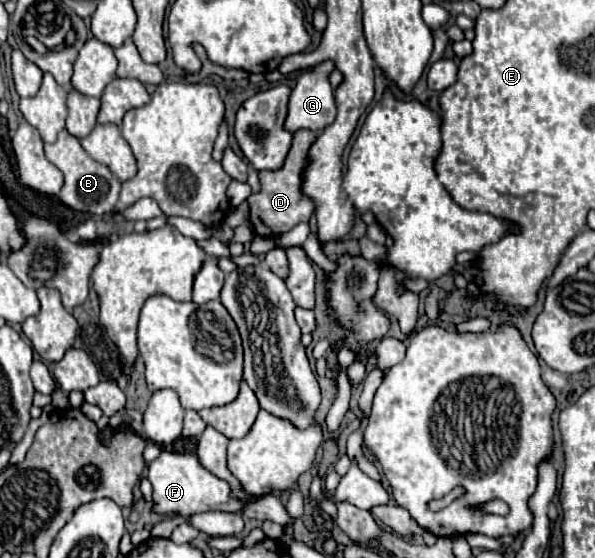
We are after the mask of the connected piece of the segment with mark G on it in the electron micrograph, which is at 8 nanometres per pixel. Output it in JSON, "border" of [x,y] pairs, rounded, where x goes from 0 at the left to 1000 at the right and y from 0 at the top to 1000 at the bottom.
{"border":[[[560,111],[533,115],[526,129],[506,133],[496,143],[486,190],[482,190],[482,211],[479,211],[479,233],[499,237],[499,233],[523,233],[539,237],[563,215],[563,179],[560,179],[560,158],[550,143],[550,133],[556,129]]]}

